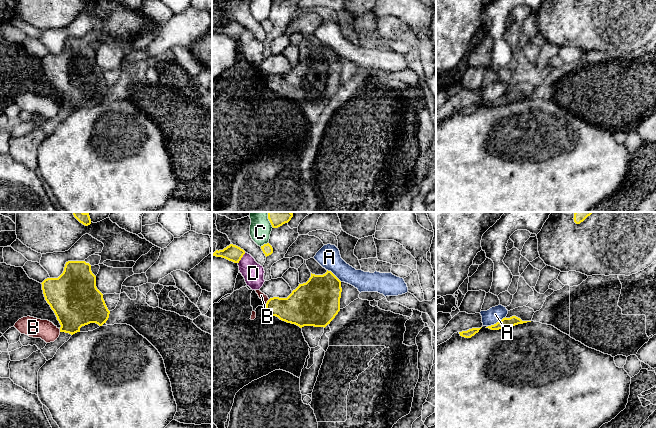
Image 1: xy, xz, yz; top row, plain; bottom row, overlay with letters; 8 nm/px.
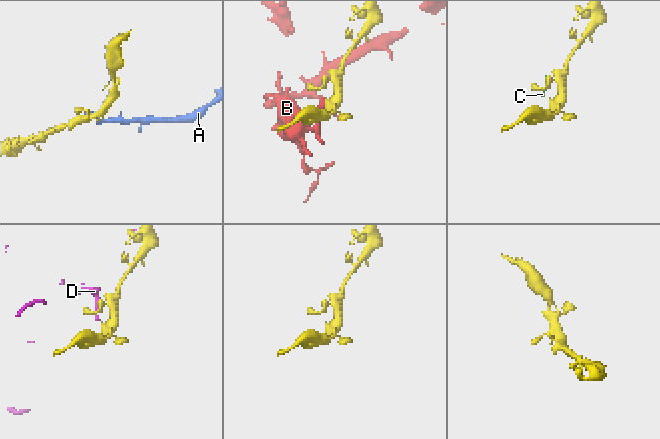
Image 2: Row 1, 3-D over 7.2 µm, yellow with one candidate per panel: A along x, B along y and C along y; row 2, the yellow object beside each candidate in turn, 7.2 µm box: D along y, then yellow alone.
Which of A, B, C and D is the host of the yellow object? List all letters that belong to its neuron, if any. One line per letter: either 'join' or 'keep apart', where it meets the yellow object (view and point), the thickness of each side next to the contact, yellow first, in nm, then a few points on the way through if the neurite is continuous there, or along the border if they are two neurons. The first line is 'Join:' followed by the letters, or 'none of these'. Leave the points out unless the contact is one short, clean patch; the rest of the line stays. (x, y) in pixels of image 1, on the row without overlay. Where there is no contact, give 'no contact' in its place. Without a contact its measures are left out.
Join: none of these
A: keep apart | yz (497, 98) | 80/130 nm | along yz (505, 92), (488, 102)
B: keep apart | xz (266, 79) | 240/50 nm | along xz (269, 75), (265, 83)
C: keep apart | xz (264, 20) | 90/160 nm | along xz (267, 18), (260, 22)
D: keep apart | xz (241, 33) | 130/170 nm

